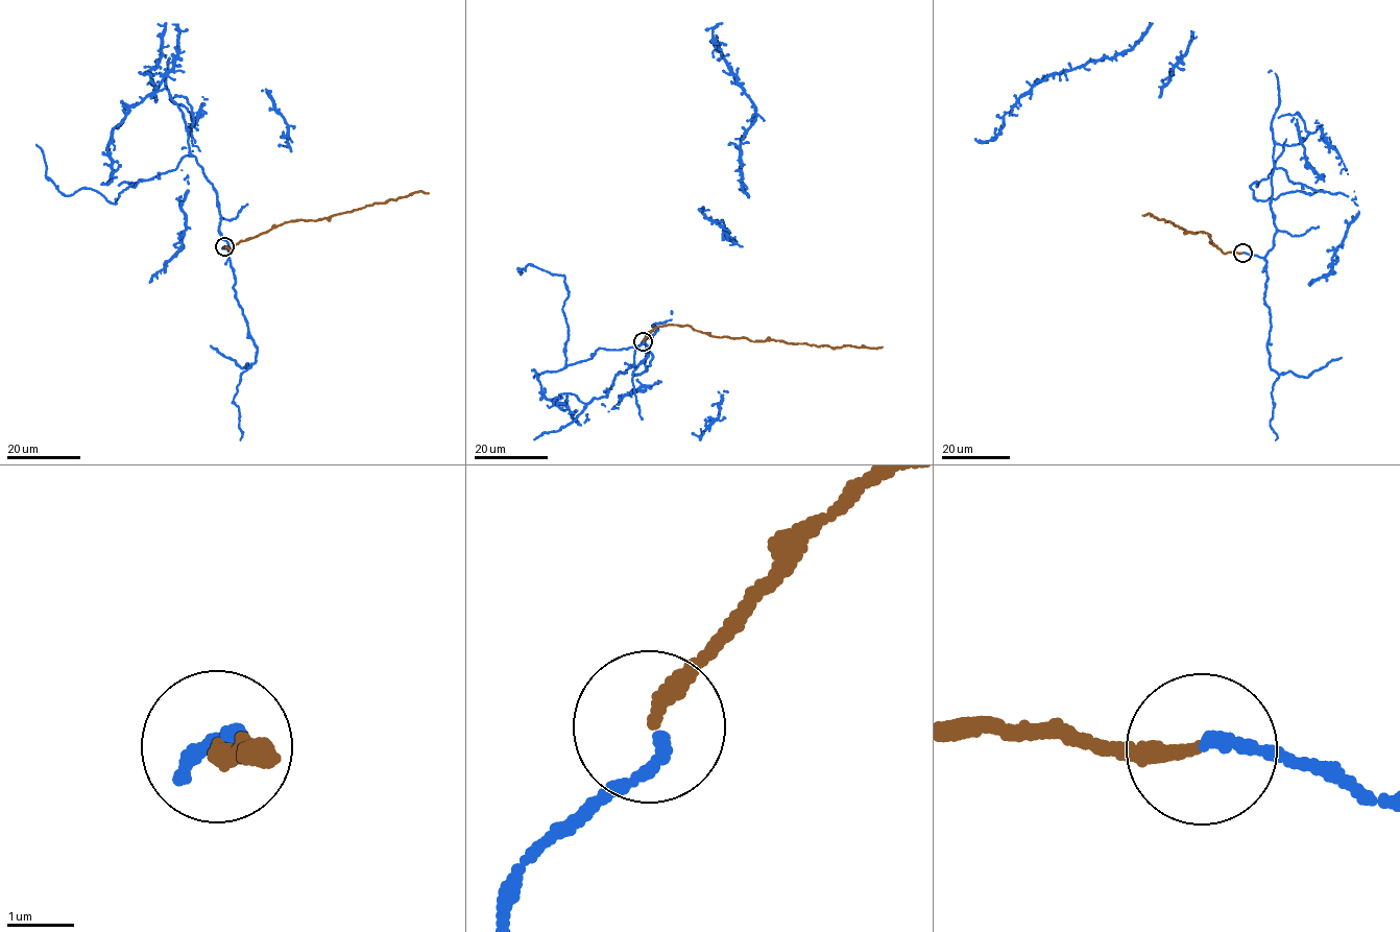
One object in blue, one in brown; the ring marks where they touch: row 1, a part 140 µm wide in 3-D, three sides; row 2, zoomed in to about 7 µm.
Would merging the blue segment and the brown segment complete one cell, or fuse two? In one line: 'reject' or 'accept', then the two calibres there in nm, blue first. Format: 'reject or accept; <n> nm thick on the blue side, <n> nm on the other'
accept; 200 nm thick on the blue side, 240 nm on the other

